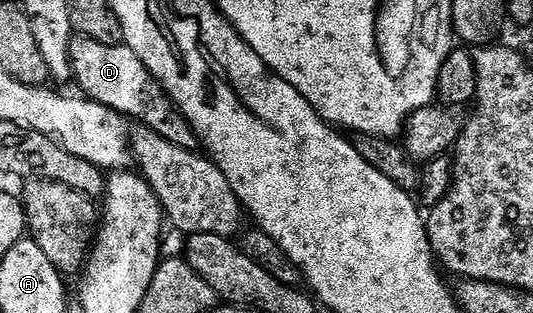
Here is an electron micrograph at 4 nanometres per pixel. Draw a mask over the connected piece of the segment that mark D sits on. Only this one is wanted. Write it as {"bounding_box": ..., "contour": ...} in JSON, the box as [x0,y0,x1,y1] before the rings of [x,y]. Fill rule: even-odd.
{"bounding_box":[68,35,201,152],"contour":[[[73,35],[68,65],[72,67],[74,84],[81,88],[79,91],[87,99],[98,102],[125,118],[131,118],[133,121],[136,119],[137,125],[154,130],[162,138],[166,138],[166,142],[182,150],[196,152],[201,147],[190,122],[166,94],[164,87],[156,81],[154,74],[146,70],[142,58],[138,58],[138,54],[134,54],[134,50],[130,50],[127,44],[106,46],[102,42],[94,42],[94,38]]]}

